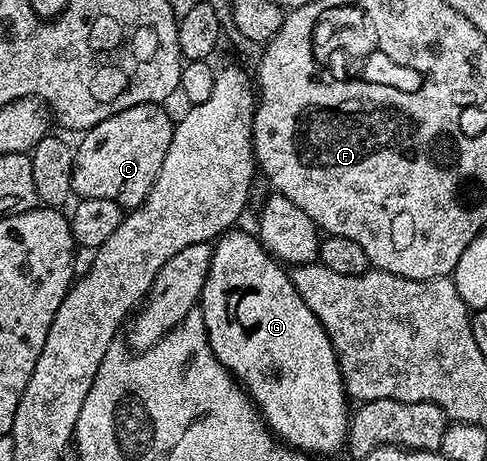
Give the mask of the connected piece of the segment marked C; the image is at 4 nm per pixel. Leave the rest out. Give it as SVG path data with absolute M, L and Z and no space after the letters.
M139 104L130 106L130 110L122 110L106 122L98 122L98 126L89 128L79 137L80 145L75 145L76 161L72 175L72 190L77 197L110 198L125 210L140 207L158 178L158 170L162 170L162 162L166 159L166 150L170 150L170 138L174 127L173 117L168 117L167 107L159 104Z

